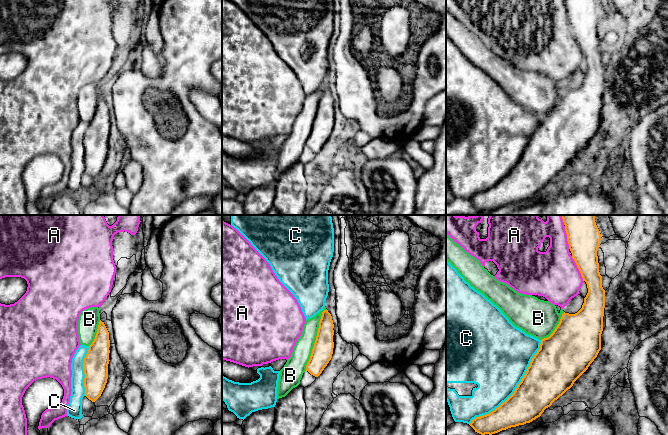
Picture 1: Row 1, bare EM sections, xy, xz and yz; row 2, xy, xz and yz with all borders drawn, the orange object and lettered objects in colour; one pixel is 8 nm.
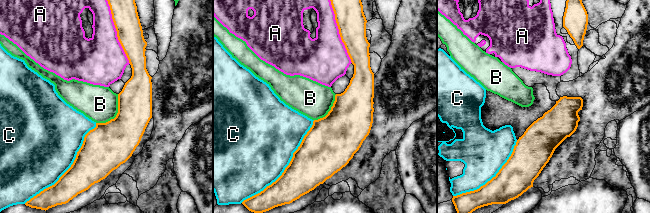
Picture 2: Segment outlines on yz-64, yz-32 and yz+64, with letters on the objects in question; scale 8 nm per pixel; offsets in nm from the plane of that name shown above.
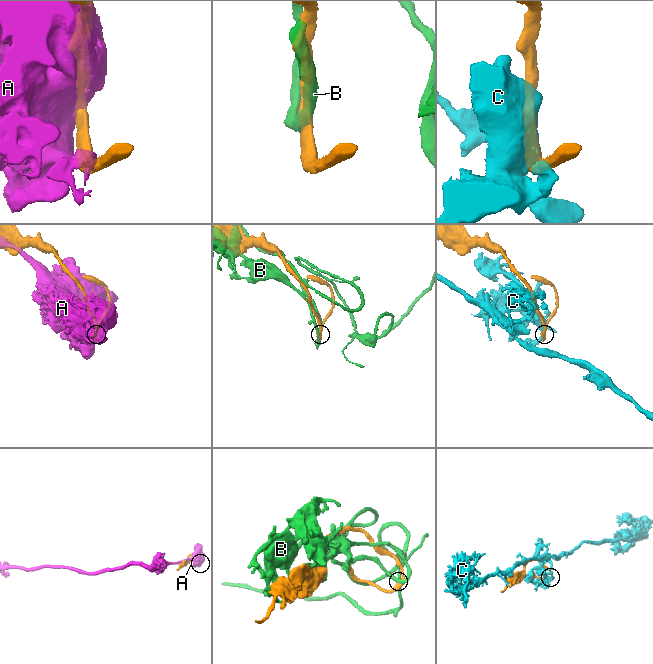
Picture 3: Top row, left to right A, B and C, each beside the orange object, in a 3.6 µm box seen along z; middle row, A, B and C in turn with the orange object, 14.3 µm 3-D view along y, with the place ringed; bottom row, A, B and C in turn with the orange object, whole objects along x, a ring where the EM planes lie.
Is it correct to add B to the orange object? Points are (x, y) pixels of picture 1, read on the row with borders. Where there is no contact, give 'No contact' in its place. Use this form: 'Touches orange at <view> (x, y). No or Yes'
Touches orange at xz (316, 339). Yes

